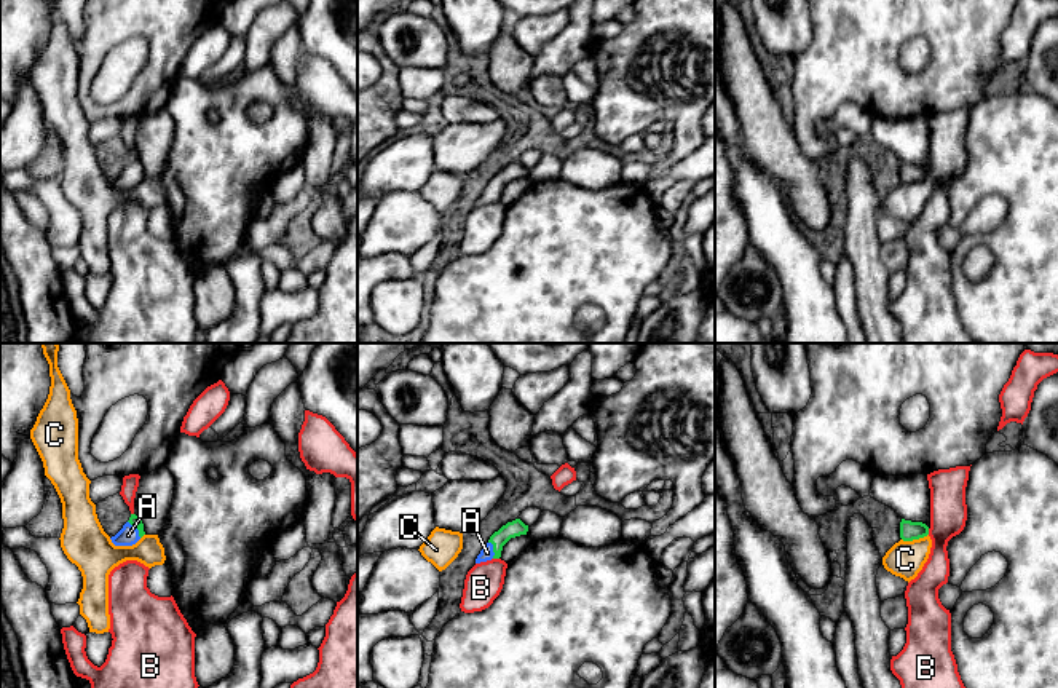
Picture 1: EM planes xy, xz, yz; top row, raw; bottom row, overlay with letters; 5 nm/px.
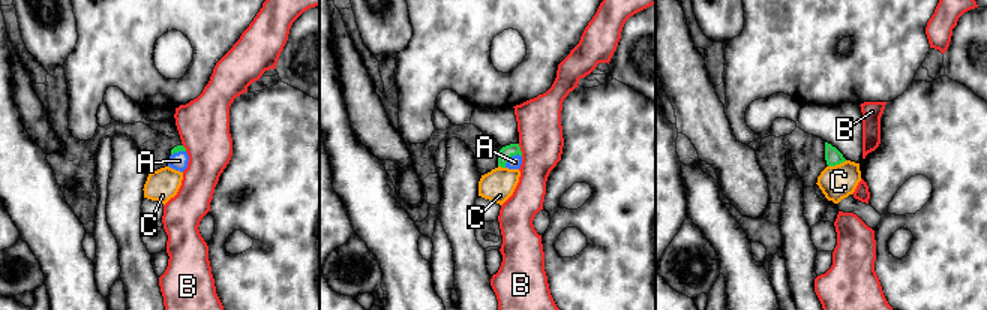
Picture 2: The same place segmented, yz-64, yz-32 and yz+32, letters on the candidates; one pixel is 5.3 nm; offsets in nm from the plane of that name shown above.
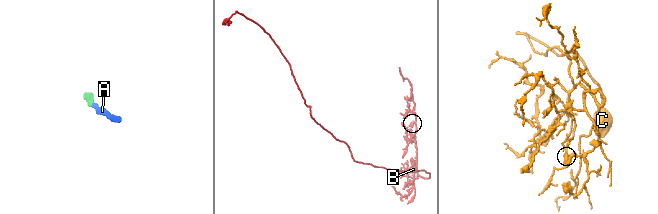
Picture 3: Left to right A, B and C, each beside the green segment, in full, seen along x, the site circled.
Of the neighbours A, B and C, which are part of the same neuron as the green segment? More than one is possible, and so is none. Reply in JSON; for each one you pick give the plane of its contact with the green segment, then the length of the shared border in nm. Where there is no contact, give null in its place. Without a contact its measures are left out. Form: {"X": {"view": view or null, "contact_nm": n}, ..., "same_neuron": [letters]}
{"A": {"view": "xy", "contact_nm": 110}, "same_neuron": ["A"]}

